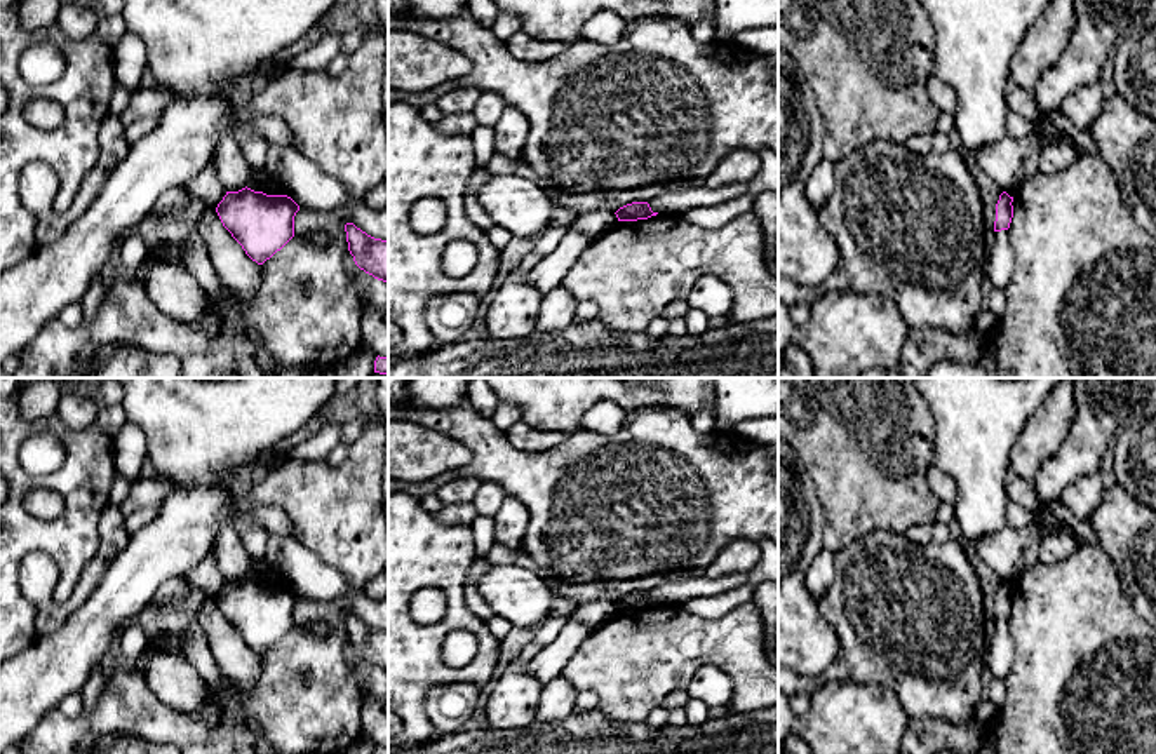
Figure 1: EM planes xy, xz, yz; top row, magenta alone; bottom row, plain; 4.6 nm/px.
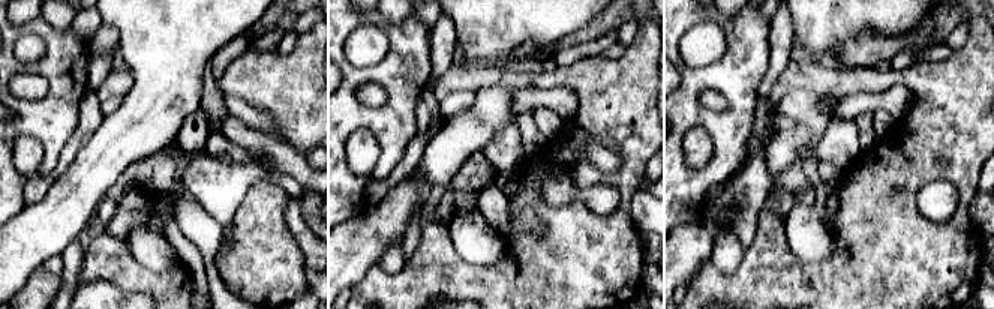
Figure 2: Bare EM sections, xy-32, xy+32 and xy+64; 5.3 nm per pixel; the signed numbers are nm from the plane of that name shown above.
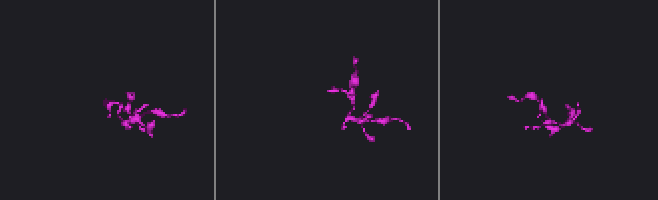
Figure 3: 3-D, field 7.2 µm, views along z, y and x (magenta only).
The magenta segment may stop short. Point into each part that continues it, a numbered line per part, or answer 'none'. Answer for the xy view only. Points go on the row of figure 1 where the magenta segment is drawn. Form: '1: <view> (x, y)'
none

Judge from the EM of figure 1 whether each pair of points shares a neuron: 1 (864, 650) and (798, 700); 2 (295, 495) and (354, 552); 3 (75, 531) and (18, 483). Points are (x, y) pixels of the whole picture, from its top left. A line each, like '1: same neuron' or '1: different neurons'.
1: different neurons
2: same neuron
3: same neuron

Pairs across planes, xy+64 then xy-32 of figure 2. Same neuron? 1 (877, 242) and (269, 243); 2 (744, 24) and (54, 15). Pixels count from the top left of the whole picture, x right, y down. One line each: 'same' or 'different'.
1: same
2: different

